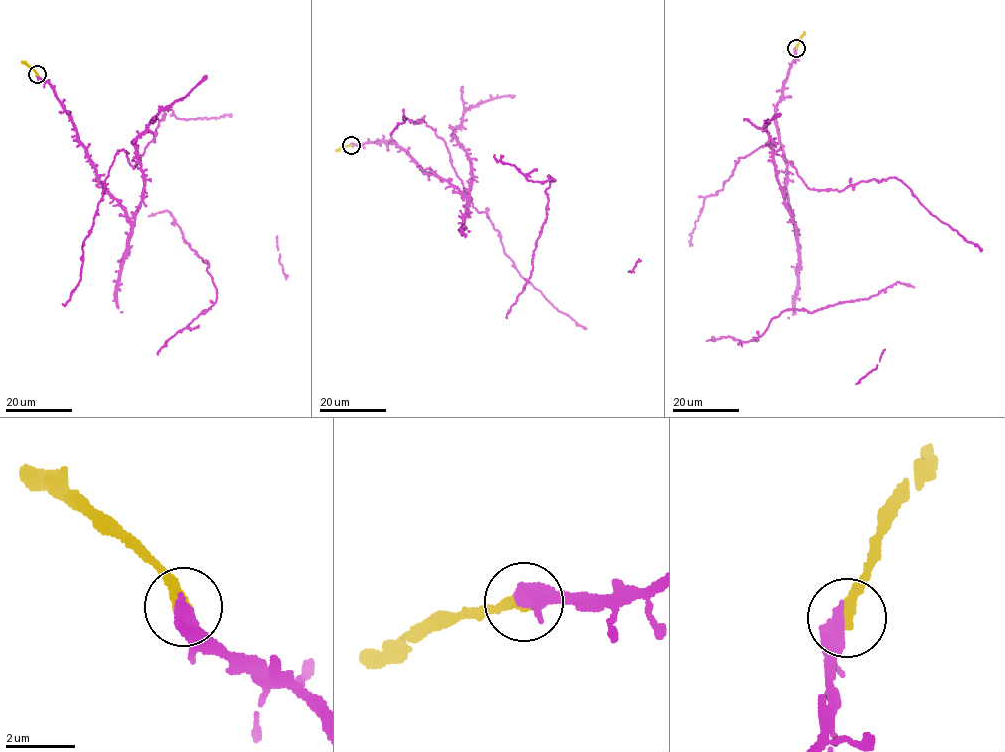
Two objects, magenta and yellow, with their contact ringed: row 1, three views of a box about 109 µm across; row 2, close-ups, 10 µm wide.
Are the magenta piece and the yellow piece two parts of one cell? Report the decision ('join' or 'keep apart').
join

